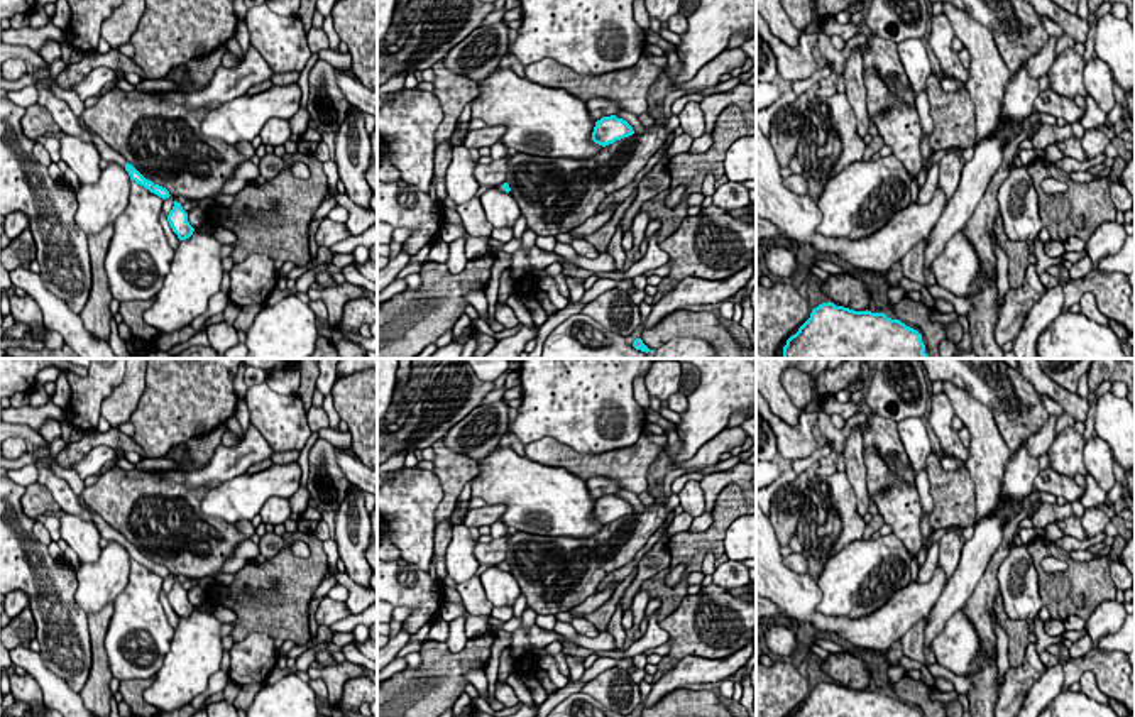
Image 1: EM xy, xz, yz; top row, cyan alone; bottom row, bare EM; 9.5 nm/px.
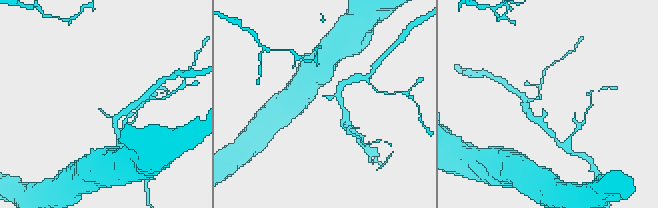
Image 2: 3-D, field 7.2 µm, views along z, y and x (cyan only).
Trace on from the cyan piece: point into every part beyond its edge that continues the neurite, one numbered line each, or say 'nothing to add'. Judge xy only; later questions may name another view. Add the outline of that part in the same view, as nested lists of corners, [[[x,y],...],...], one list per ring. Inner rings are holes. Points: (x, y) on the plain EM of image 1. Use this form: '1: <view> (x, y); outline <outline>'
1: xy (107, 533); outline [[[78,497],[80,504],[91,514],[93,523],[96,529],[100,531],[100,536],[103,541],[117,541],[125,546],[127,539],[113,529],[107,521],[103,521],[85,501],[83,497]]]

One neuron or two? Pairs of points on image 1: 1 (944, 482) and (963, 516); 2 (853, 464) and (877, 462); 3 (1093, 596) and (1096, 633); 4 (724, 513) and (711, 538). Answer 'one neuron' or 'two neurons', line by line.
1: one neuron
2: two neurons
3: two neurons
4: one neuron

